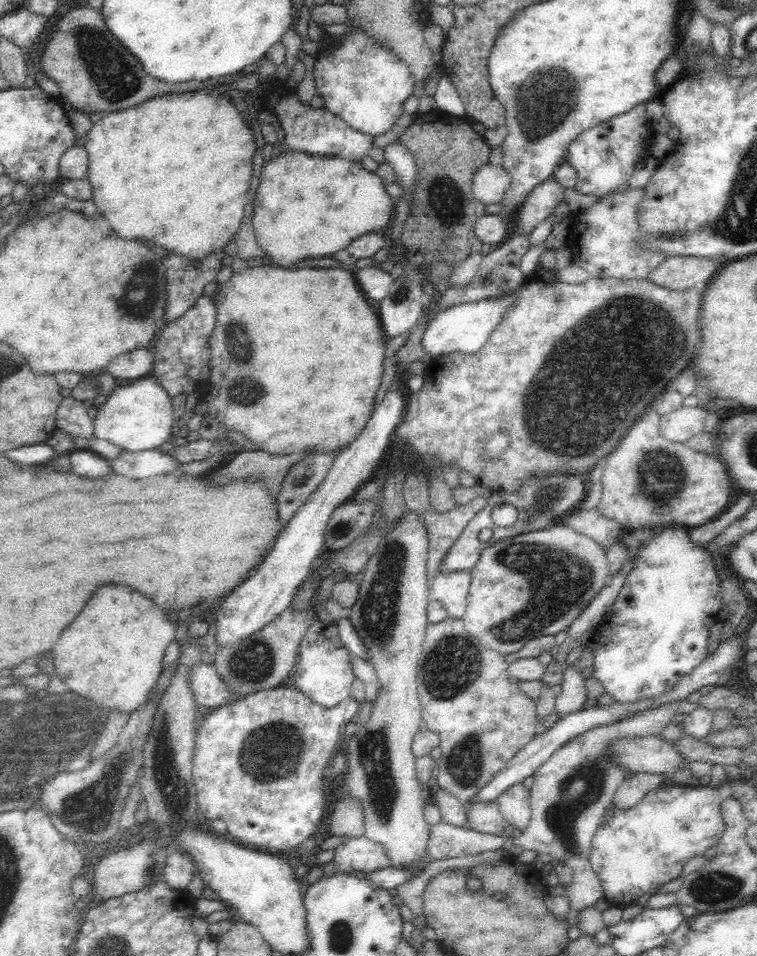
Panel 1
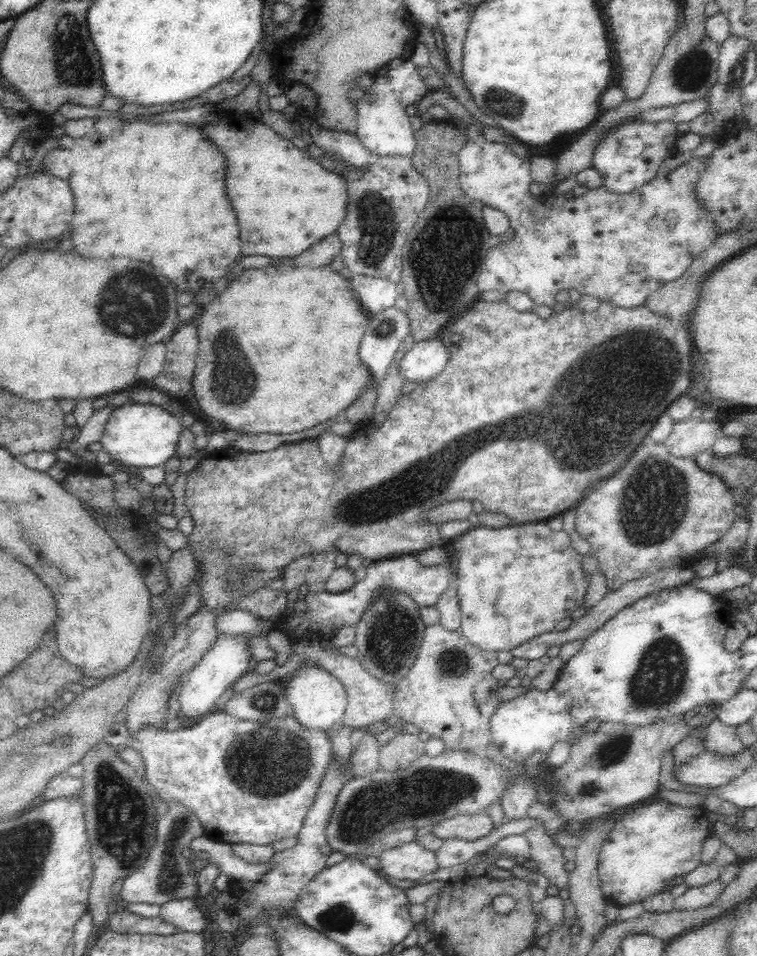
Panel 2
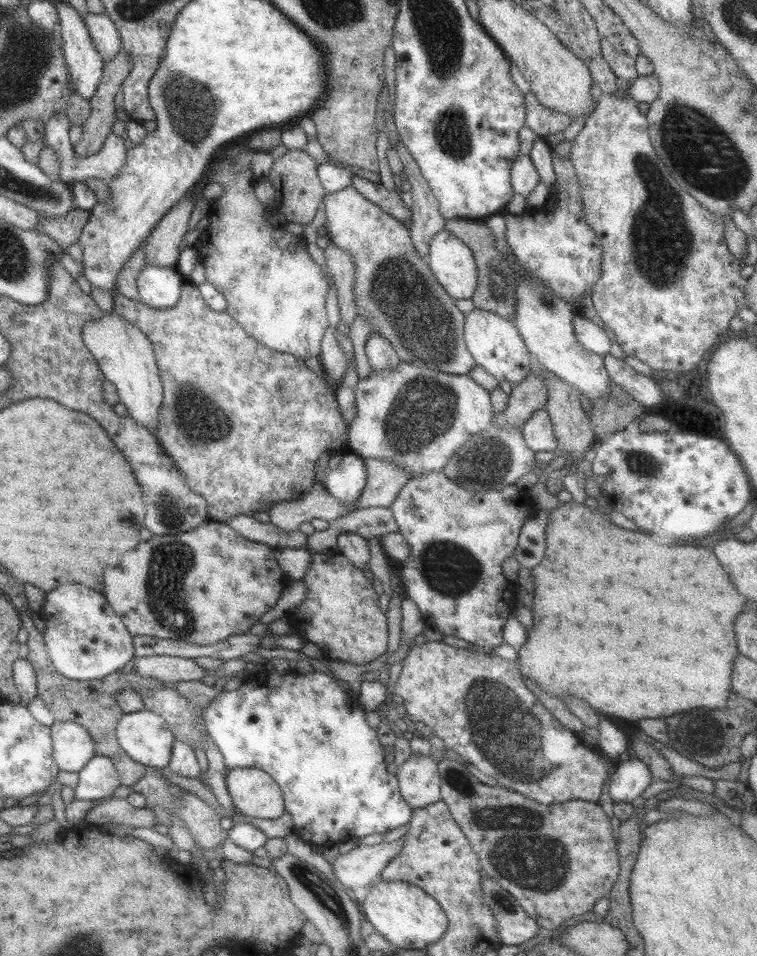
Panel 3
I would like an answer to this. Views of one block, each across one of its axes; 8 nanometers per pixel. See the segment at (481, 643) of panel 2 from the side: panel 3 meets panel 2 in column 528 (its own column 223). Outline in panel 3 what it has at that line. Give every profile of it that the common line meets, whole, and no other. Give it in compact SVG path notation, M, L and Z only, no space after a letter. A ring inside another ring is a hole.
M207 520L187 532L153 536L127 552L119 566L103 572L102 595L131 636L143 635L206 645L232 634L247 633L259 617L273 608L289 580L279 568L272 548L243 538L227 523Z

